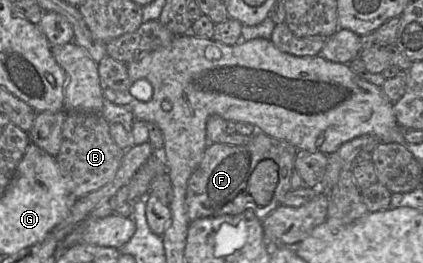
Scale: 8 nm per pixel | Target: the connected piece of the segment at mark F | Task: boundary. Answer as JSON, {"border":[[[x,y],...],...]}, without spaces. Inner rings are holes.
{"border":[[[256,131],[244,145],[209,143],[202,161],[192,173],[186,191],[187,214],[190,222],[205,217],[239,215],[246,209],[254,210],[255,215],[265,219],[277,209],[291,188],[291,177],[295,169],[298,149],[284,140],[279,140]],[[266,159],[276,162],[279,168],[279,181],[272,200],[265,206],[257,206],[248,193],[248,182],[257,165]]]}

